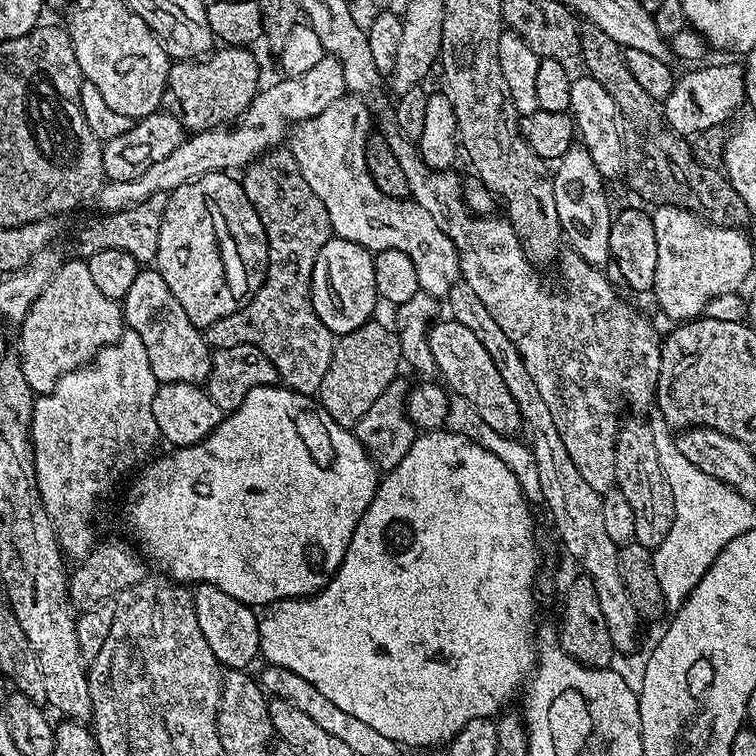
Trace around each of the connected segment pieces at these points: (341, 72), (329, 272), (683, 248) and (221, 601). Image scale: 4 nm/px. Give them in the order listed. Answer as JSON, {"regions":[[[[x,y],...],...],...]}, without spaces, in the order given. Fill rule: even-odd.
{"regions":[[[[326,54],[321,61],[308,70],[306,74],[297,77],[289,77],[281,79],[278,88],[257,93],[255,99],[252,100],[250,109],[250,117],[256,121],[254,126],[242,126],[243,124],[224,128],[220,132],[221,140],[224,144],[232,144],[232,148],[236,148],[236,152],[232,152],[232,166],[226,165],[225,171],[240,170],[247,167],[262,152],[269,151],[277,147],[285,137],[288,125],[286,120],[291,122],[299,122],[310,117],[316,117],[324,109],[328,109],[332,104],[345,97],[348,83],[345,80],[345,65],[337,56]]],[[[329,238],[322,250],[318,252],[315,268],[312,271],[312,305],[321,322],[333,334],[353,332],[369,323],[372,303],[377,303],[376,261],[370,255],[369,249],[363,248],[349,240]],[[336,292],[348,304],[336,301]]],[[[660,206],[655,211],[651,218],[658,238],[658,266],[651,291],[656,292],[661,310],[676,320],[672,322],[695,320],[711,300],[728,296],[743,286],[744,276],[752,272],[752,244],[739,227],[702,224],[699,215],[672,206]]],[[[213,584],[195,585],[192,597],[194,614],[198,618],[198,630],[202,630],[202,638],[206,638],[208,649],[212,652],[213,661],[228,670],[244,670],[261,655],[260,621],[257,613],[249,605],[238,602],[238,598],[230,598],[226,590],[218,590]]]]}

